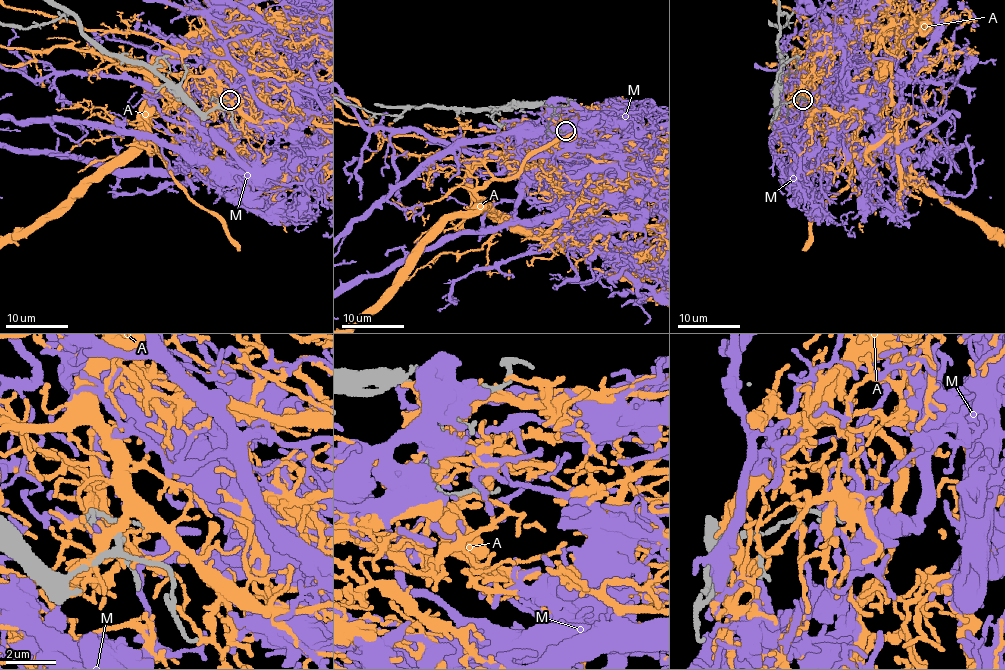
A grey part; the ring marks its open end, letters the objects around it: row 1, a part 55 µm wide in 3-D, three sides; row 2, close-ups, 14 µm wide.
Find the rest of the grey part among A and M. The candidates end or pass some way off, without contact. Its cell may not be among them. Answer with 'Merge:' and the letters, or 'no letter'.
Merge: M

